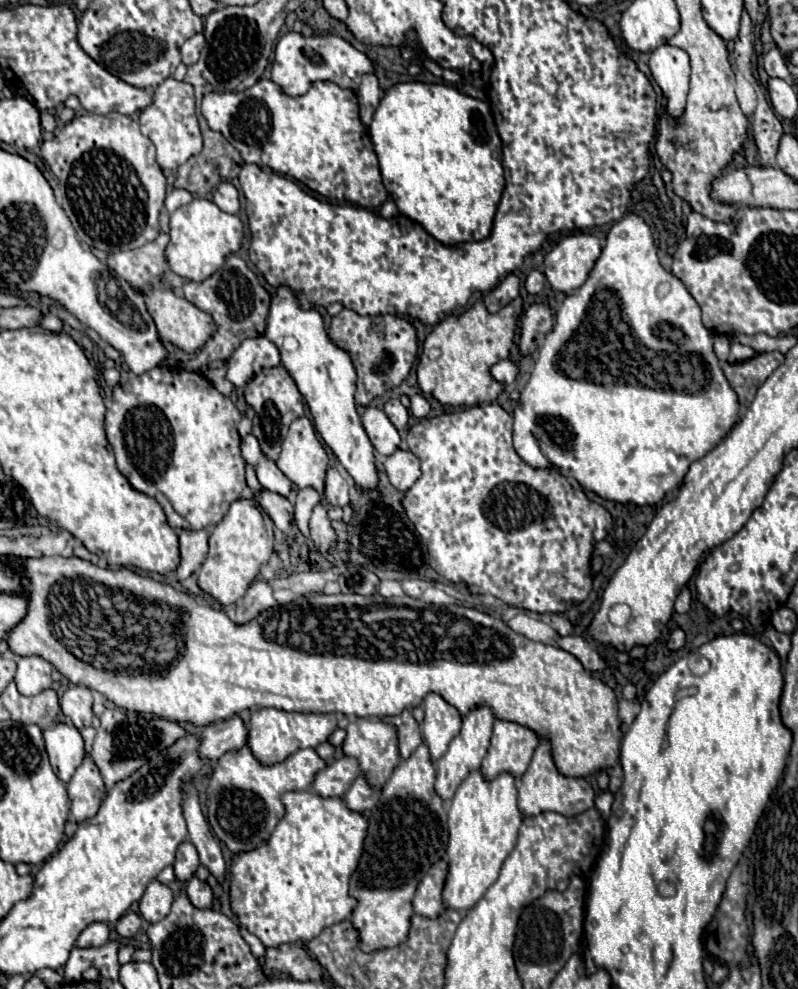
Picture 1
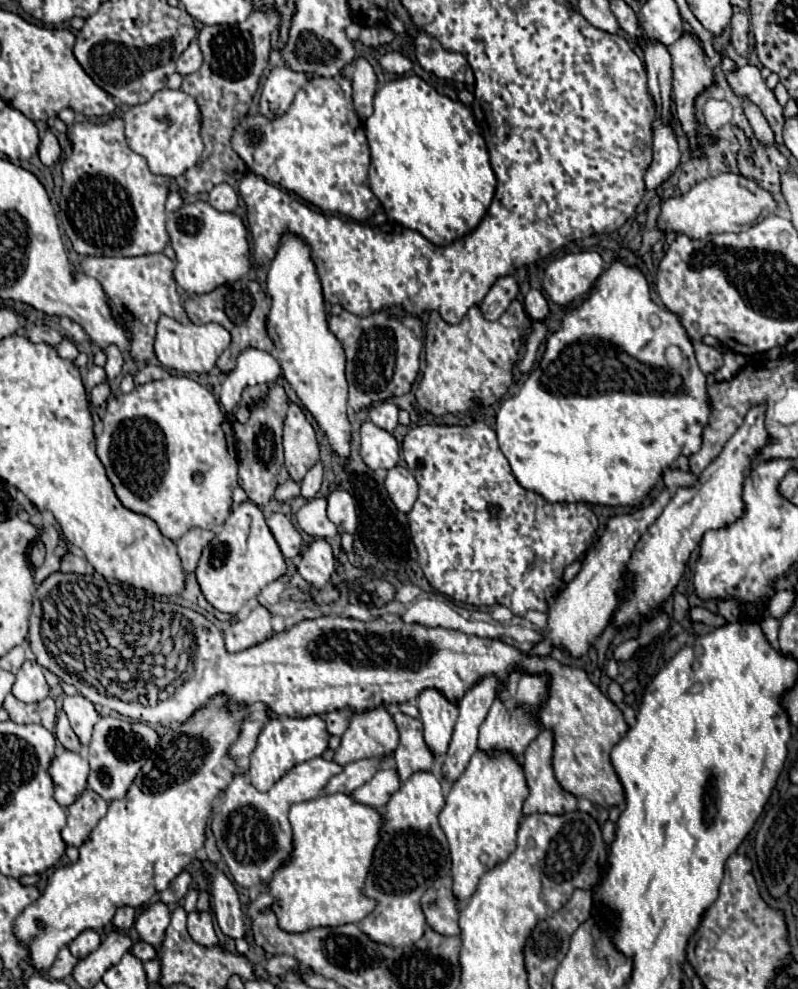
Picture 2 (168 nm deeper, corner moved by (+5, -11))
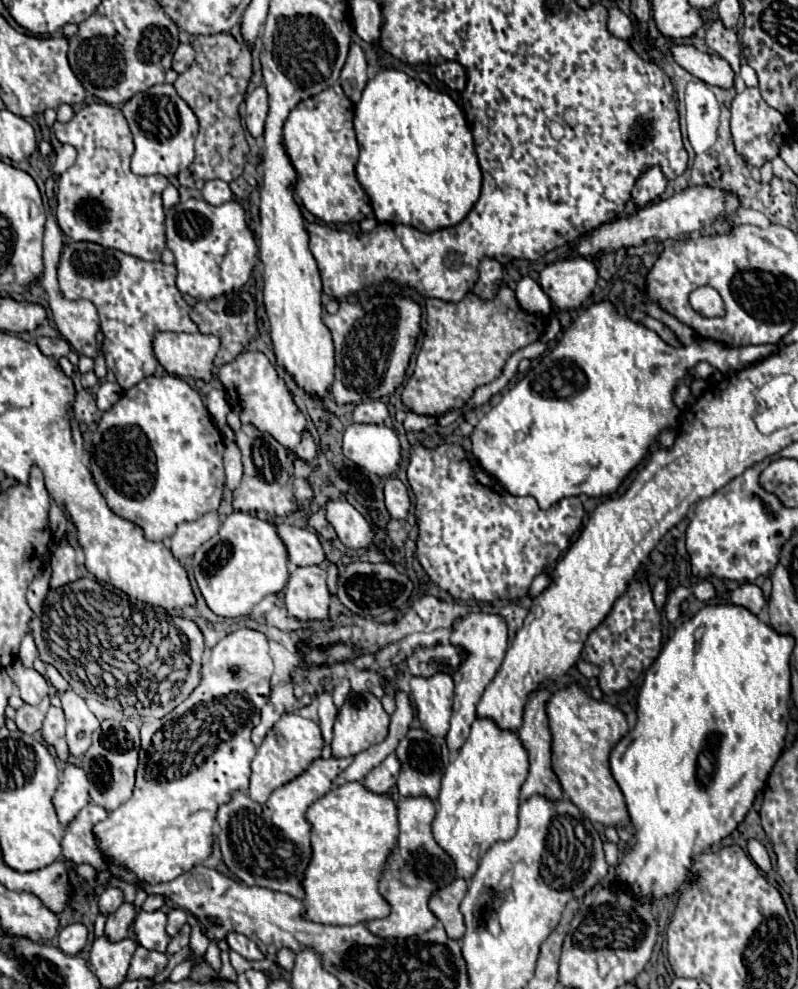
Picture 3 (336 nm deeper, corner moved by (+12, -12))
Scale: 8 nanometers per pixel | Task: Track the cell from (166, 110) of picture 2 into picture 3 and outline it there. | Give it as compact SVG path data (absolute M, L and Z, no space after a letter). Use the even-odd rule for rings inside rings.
M156 84L146 92L136 94L122 106L122 112L134 134L136 150L132 156L132 172L140 176L176 176L192 164L198 120L192 108L176 94L172 84Z

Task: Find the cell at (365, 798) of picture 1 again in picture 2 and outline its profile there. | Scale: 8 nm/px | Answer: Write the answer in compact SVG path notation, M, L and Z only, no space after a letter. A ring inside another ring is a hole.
M385 767L385 769L379 769L371 781L367 781L365 785L357 787L351 797L353 801L361 803L361 805L367 805L367 807L375 807L375 809L381 809L385 807L387 799L399 789L399 777L395 775L395 769L391 767Z

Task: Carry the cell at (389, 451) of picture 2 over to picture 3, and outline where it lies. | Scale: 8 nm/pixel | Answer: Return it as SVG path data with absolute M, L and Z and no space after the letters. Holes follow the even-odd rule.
M352 422L344 432L342 450L354 464L378 476L392 476L402 460L398 436L384 424Z

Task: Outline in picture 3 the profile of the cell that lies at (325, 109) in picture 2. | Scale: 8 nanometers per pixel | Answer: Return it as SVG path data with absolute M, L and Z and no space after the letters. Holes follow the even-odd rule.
M334 84L328 90L320 92L320 96L300 102L290 112L290 116L284 124L284 146L288 150L288 156L294 164L294 168L300 174L300 180L296 184L296 194L298 194L300 202L304 204L304 208L308 212L312 212L324 224L362 222L372 212L370 198L358 184L356 172L354 172L354 166L358 160L358 144L356 144L356 136L354 136L354 128L352 128L352 116L354 116L354 104L346 98L340 84Z

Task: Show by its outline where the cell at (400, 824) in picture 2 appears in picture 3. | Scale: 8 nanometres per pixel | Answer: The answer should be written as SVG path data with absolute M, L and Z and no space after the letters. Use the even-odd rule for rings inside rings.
M402 798L398 802L398 824L400 824L400 838L398 846L388 858L382 880L380 880L380 894L392 906L388 918L370 920L368 930L380 938L408 938L416 934L424 934L436 926L438 918L430 912L428 900L430 896L452 884L456 880L456 866L454 860L436 844L432 838L432 820L436 816L434 802L428 798Z

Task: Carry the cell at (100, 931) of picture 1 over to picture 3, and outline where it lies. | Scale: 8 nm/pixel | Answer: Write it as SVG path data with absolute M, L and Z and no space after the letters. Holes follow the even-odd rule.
M68 924L60 930L58 946L64 954L78 954L84 948L86 938L88 938L88 932L84 924Z

